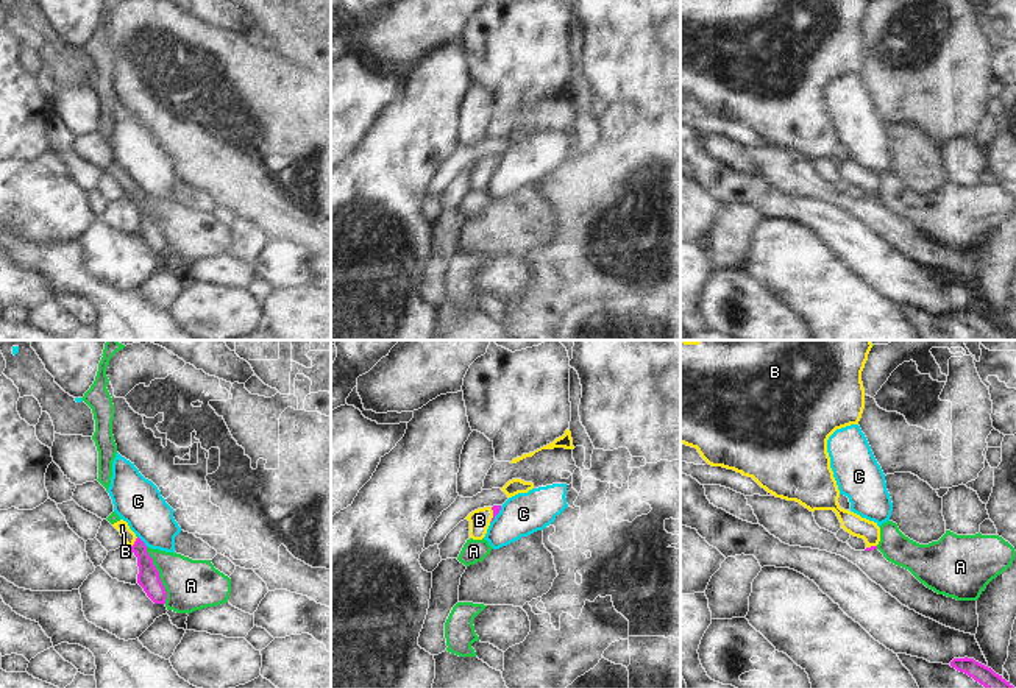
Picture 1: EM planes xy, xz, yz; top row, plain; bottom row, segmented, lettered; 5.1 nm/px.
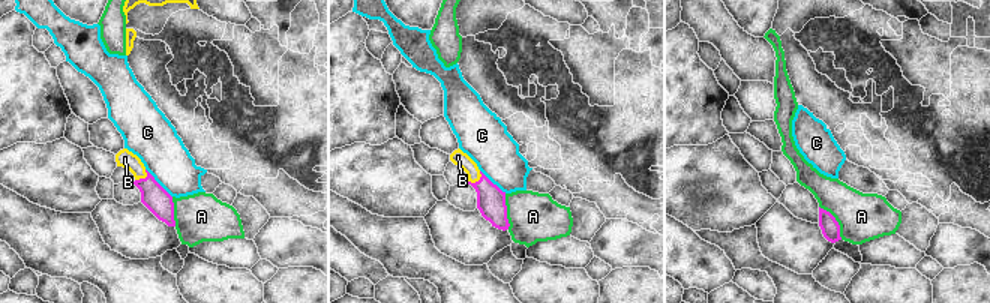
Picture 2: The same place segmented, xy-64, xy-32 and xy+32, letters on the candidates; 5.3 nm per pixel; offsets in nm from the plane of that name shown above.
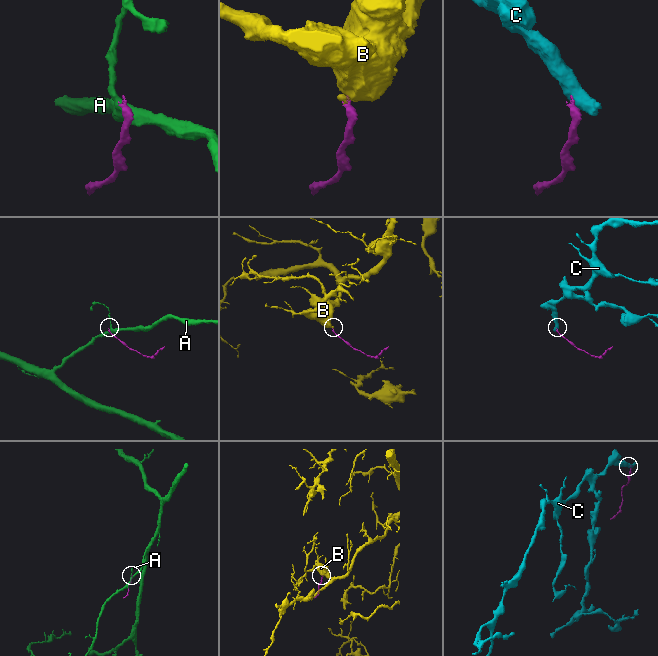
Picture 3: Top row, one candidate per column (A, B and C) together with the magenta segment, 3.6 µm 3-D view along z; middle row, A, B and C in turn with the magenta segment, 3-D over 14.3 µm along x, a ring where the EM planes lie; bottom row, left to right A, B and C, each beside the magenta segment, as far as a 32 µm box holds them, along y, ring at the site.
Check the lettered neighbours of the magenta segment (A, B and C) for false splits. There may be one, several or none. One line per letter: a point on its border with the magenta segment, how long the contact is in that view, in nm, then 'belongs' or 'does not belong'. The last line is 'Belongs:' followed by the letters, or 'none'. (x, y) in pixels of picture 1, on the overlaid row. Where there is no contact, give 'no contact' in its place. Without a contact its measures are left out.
A: meets magenta in xy at (158, 574); contact 320 nm long; does not belong
B: meets magenta in xy at (134, 543); contact 80 nm long; belongs
C: meets magenta in xy at (142, 542); contact 80 nm long; does not belong
Belongs: B

